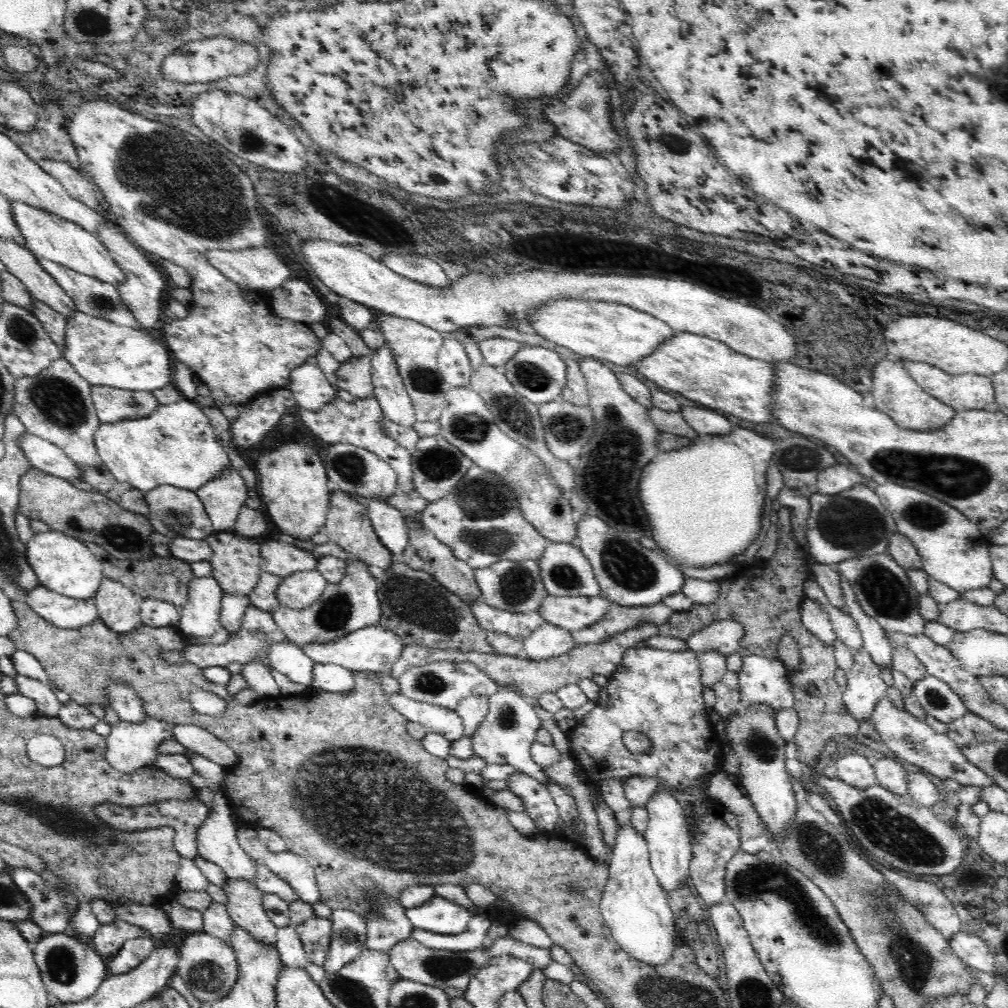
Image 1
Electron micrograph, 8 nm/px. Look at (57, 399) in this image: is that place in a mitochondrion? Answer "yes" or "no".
yes

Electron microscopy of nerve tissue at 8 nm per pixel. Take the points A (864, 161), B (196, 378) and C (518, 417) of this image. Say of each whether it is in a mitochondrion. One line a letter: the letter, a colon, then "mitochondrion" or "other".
A: other
B: other
C: mitochondrion

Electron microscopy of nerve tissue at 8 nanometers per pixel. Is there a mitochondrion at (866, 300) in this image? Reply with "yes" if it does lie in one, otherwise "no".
no

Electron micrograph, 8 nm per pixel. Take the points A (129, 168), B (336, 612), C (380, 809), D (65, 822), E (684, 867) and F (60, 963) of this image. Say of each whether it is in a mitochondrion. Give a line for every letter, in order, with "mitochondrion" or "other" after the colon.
A: mitochondrion
B: mitochondrion
C: mitochondrion
D: mitochondrion
E: other
F: mitochondrion

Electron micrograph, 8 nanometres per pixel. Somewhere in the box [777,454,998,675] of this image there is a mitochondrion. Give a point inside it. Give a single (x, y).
(848, 523)

